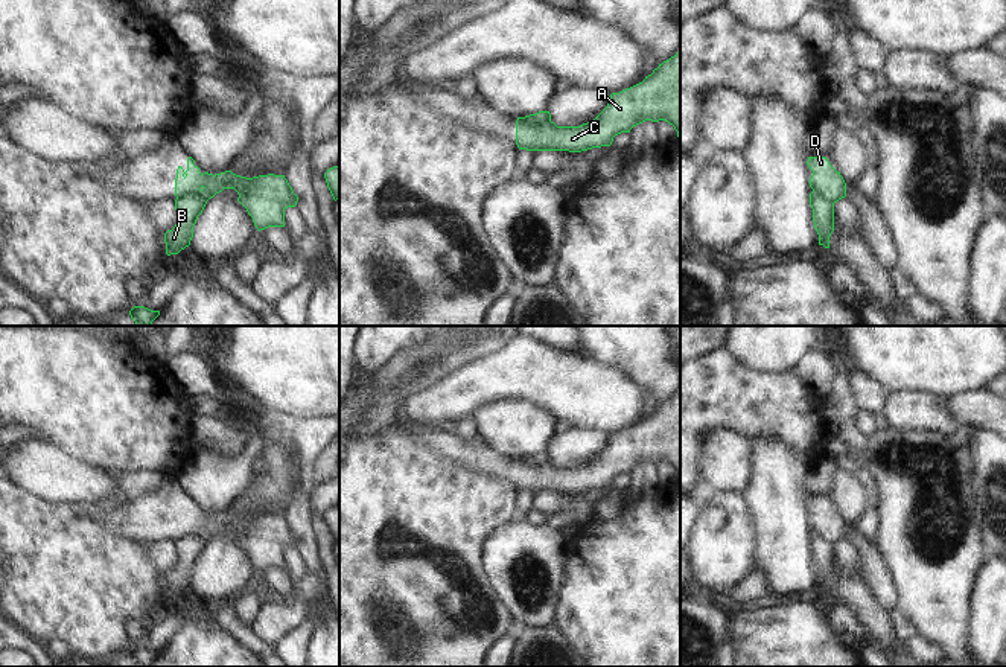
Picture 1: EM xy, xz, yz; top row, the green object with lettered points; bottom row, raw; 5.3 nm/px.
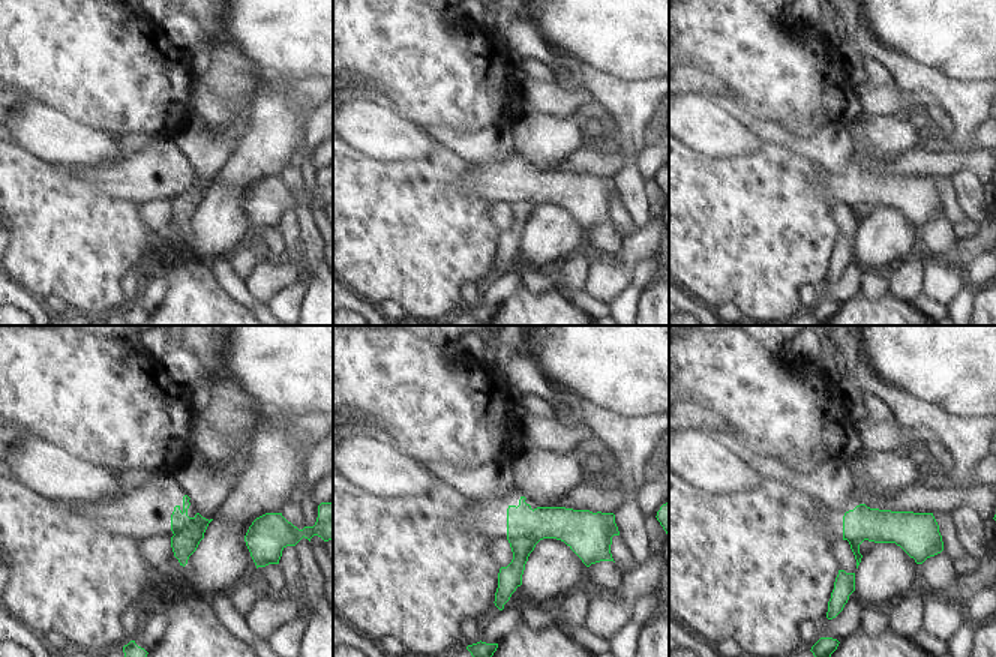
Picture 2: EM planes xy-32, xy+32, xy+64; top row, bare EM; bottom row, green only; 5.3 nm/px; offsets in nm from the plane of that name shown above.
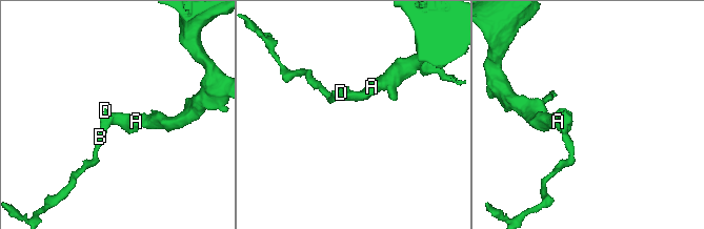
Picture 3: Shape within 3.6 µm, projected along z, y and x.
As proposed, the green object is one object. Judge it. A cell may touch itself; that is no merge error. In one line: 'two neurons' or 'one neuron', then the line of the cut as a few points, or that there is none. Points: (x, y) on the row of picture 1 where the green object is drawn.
two neurons; cut in xy along (177, 198), (201, 194), (207, 200)

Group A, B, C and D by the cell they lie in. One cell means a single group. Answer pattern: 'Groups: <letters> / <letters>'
Groups: A C D / B.

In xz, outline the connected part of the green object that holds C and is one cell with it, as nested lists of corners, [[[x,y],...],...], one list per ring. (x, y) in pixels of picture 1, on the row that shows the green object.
[[[680,50],[630,88],[612,93],[607,107],[580,126],[528,125],[516,120],[516,145],[527,151],[581,152],[610,146],[613,137],[645,120],[665,120],[680,137]]]

